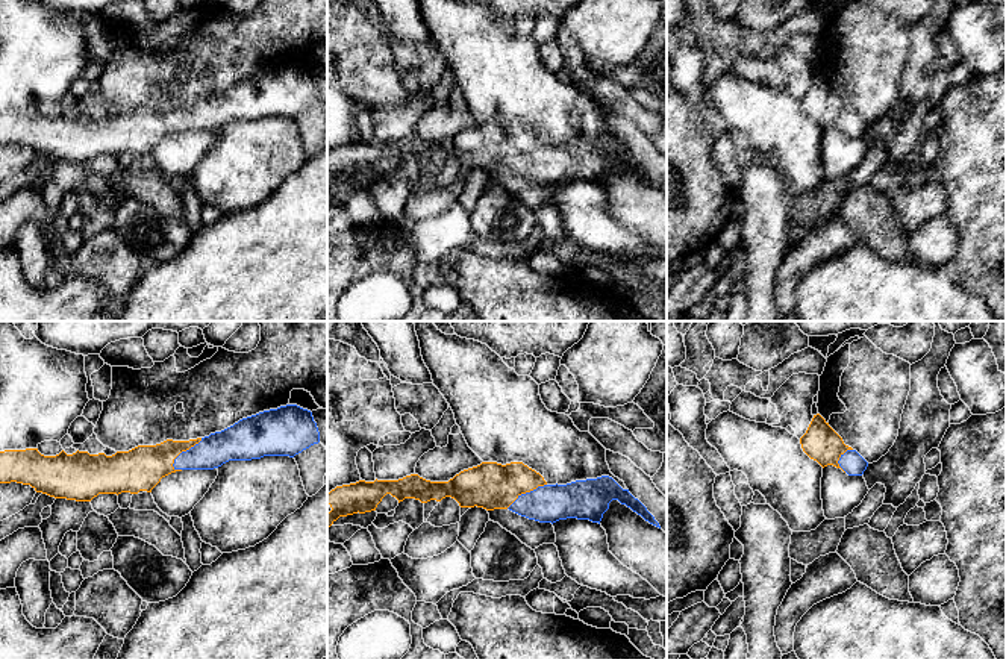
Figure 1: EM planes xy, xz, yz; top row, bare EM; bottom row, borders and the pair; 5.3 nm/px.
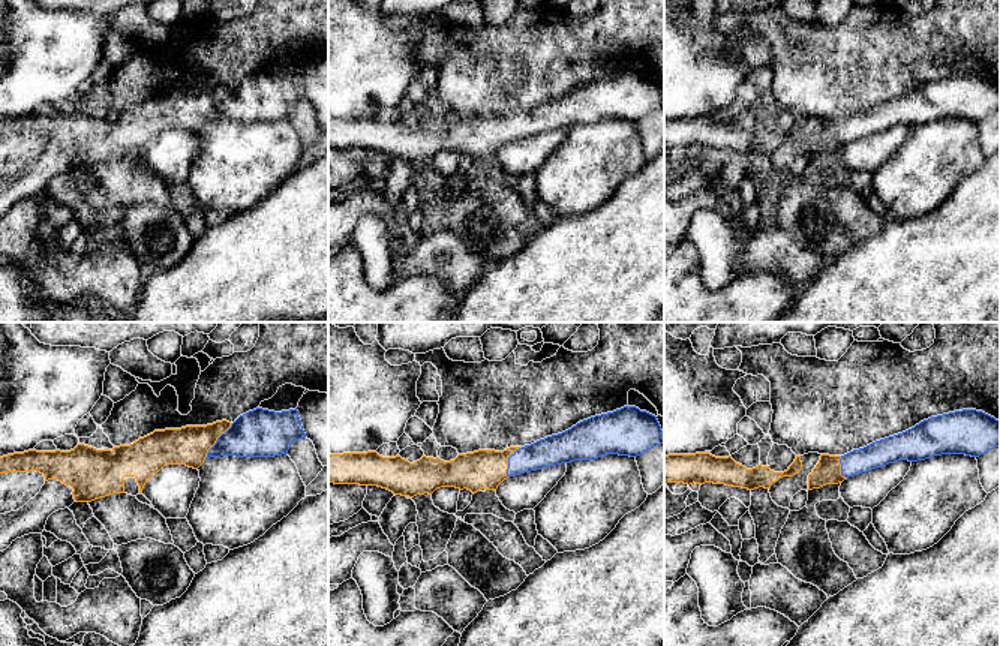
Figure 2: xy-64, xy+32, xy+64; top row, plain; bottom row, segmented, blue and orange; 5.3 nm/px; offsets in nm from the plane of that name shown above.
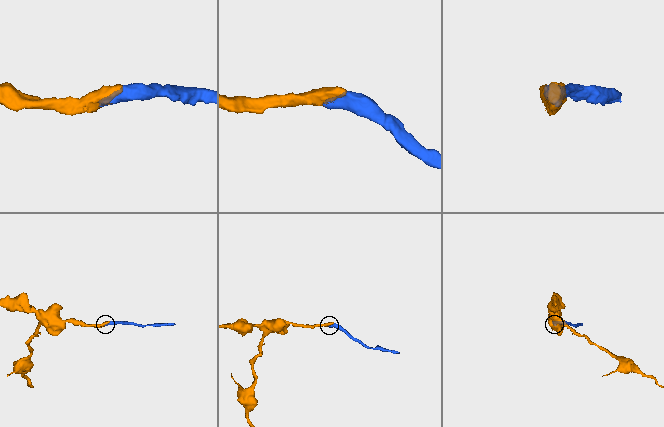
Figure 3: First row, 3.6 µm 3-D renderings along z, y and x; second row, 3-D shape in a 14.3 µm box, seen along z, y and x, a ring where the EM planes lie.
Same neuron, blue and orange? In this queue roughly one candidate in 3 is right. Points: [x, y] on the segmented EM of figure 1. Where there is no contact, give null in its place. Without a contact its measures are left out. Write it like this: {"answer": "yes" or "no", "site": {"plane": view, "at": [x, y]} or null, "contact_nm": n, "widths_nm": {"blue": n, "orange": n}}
{"answer": "yes", "site": {"plane": "xy", "at": [182, 452]}, "contact_nm": 220, "widths_nm": {"blue": 170, "orange": 240}}

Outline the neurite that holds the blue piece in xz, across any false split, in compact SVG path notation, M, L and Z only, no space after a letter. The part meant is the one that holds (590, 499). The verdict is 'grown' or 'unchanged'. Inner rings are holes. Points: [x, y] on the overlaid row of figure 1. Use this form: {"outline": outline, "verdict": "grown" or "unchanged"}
{"outline": "M482 462L461 471L448 482L430 482L411 474L398 480L359 480L336 486L327 492L327 504L332 508L327 514L327 529L339 517L376 511L386 494L395 497L398 503L405 498L427 503L451 497L461 508L509 509L529 520L551 524L567 518L600 524L609 503L618 500L661 529L647 508L609 476L548 485L539 473L523 462L506 465Z", "verdict": "grown"}

